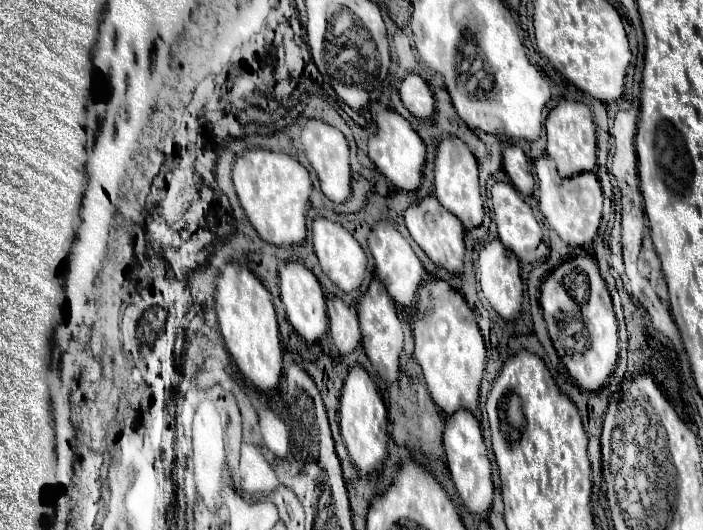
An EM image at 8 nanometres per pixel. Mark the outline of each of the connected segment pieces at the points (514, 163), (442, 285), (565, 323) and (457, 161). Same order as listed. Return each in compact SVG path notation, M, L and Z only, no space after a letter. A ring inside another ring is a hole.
M506 145L504 147L504 171L508 173L512 185L518 189L518 193L532 195L534 193L534 177L532 167L528 163L528 157L518 145Z
M430 277L418 291L418 307L412 317L416 349L414 357L422 367L432 401L444 415L452 415L458 409L476 411L480 381L486 367L486 347L476 325L476 315L466 299L452 289L446 281Z
M578 255L558 265L542 285L540 303L554 349L570 377L580 389L602 389L618 359L618 323L596 261L588 255Z
M444 137L438 145L436 163L434 163L434 197L444 209L454 213L466 229L482 225L484 207L478 189L478 163L470 149L458 137Z

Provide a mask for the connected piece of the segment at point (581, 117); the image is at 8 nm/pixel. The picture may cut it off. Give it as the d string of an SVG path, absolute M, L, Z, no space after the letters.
M562 99L546 119L548 147L546 155L556 163L562 177L574 177L576 173L596 171L596 127L590 109L580 101Z

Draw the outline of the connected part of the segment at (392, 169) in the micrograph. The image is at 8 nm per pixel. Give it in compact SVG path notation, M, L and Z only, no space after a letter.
M384 109L378 113L378 133L368 141L368 157L378 171L400 191L416 191L422 181L422 167L426 161L426 145L412 125L396 111Z

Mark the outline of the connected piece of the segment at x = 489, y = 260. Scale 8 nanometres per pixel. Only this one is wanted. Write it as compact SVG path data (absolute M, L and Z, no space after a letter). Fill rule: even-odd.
M494 239L480 251L478 259L478 281L484 297L492 305L492 309L506 321L514 321L522 311L522 279L520 279L520 263L516 255L500 243L500 239Z

